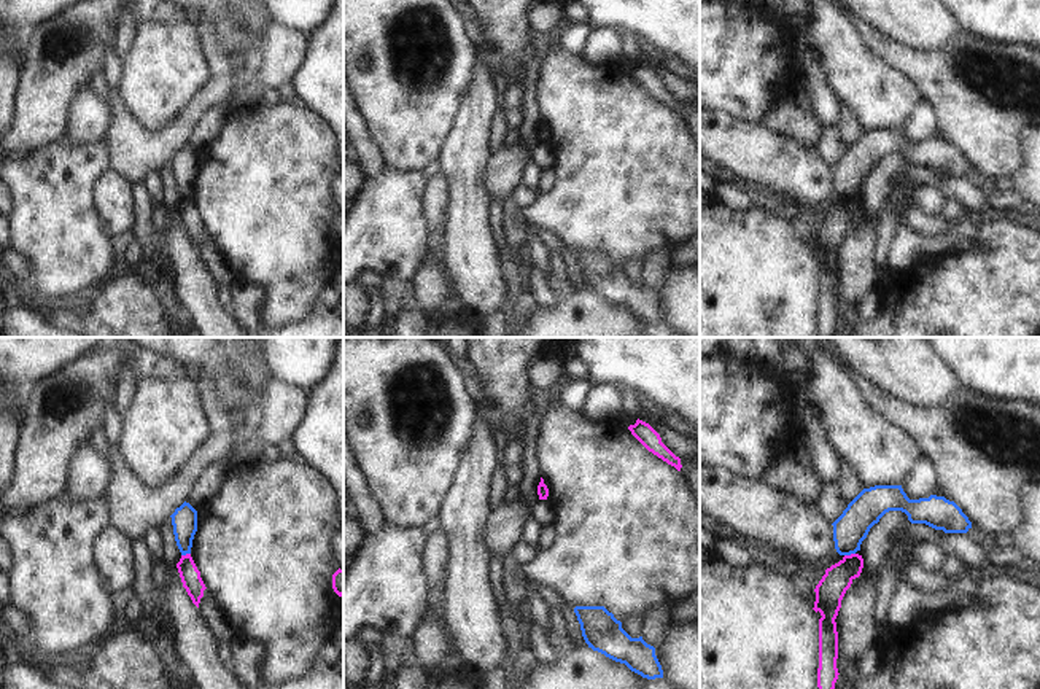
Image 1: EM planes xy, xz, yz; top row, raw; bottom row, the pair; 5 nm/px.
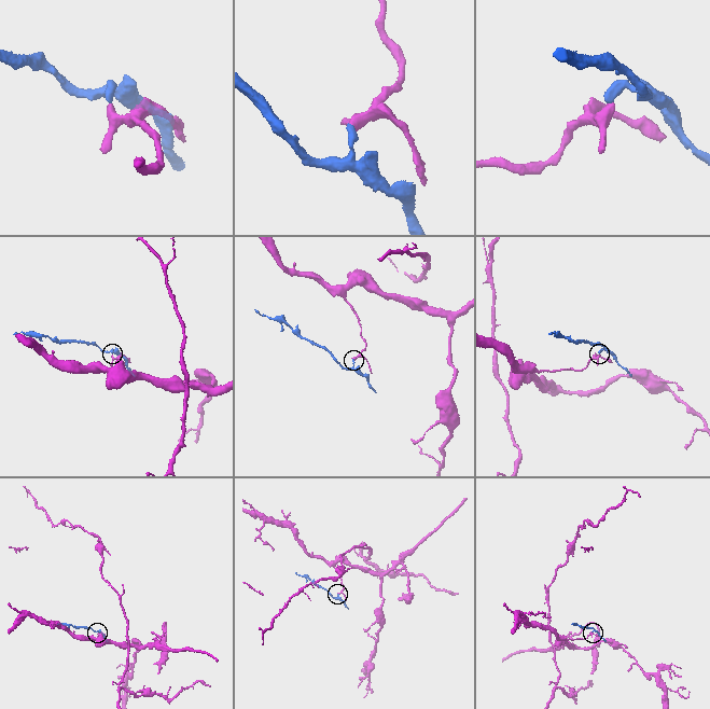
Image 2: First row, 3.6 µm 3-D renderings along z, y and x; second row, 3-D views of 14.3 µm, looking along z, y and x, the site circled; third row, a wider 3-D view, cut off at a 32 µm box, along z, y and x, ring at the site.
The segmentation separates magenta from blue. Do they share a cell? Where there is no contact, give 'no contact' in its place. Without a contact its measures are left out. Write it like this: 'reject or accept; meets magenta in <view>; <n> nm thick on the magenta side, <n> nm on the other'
reject; meets magenta in yz; 140 nm thick on the magenta side, 170 nm on the other

